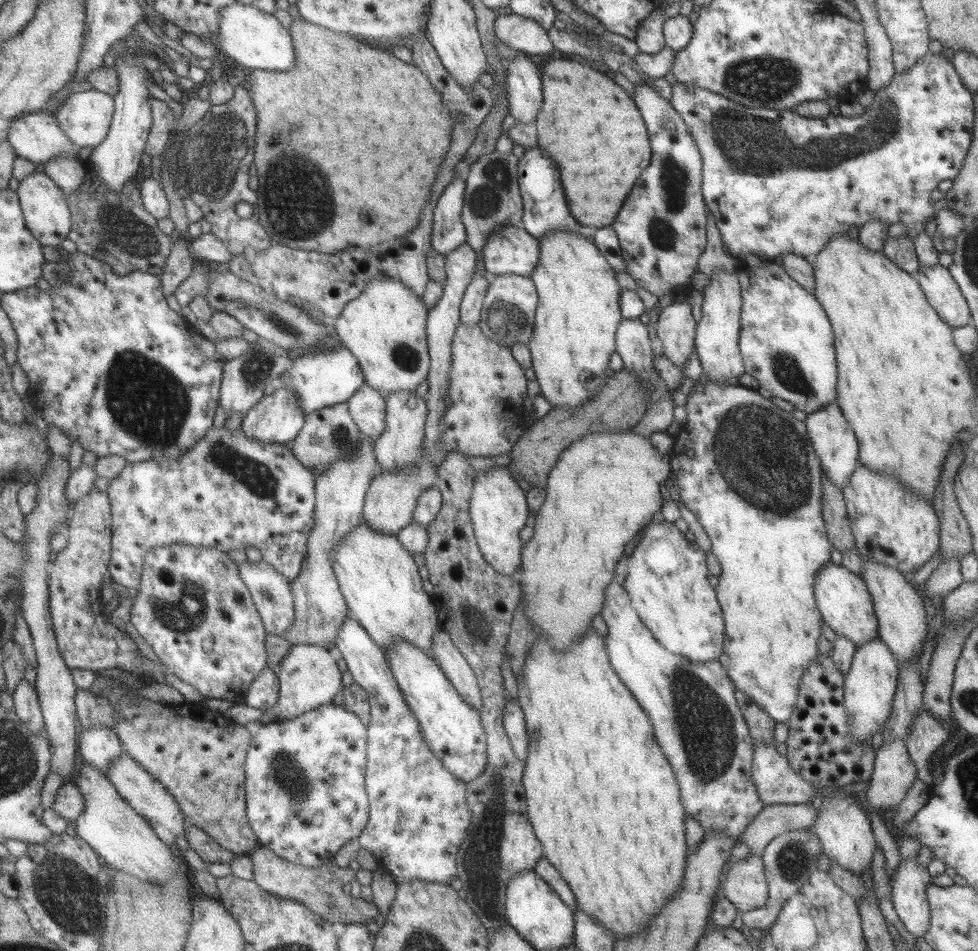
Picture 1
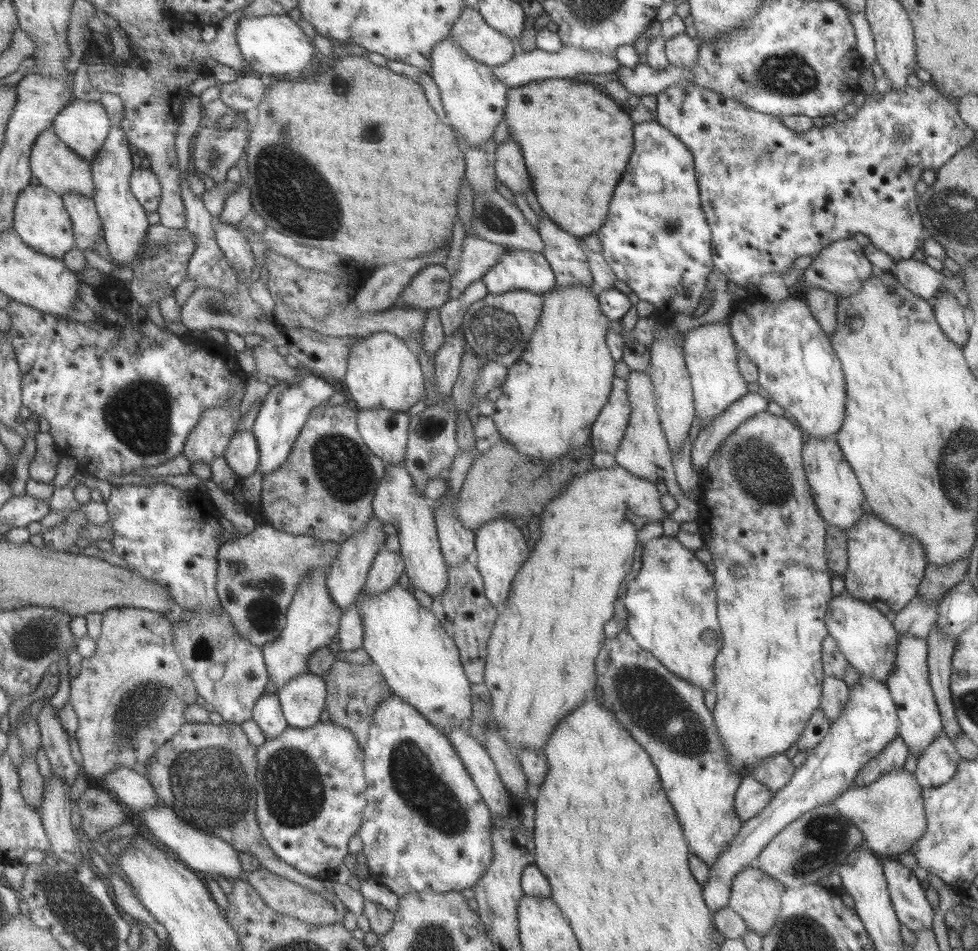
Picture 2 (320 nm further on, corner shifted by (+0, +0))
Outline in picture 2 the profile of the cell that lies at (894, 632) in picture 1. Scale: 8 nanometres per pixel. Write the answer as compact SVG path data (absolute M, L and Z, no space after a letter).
M899 634L894 669L885 682L897 708L899 718L897 734L901 737L908 753L917 757L942 733L941 715L929 684L927 653L925 639Z

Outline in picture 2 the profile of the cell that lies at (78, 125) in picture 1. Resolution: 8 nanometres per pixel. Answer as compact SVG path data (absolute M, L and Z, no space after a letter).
M75 99L55 117L53 130L79 156L89 162L109 135L110 117L99 102Z

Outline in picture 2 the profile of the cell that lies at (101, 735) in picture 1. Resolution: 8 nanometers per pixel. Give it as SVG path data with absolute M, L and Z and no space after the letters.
M116 766L104 778L104 787L117 801L120 801L131 814L152 808L159 803L146 775L124 766Z

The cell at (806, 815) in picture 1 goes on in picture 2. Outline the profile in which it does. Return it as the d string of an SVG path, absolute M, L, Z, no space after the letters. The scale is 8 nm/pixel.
M896 768L867 785L852 786L835 797L832 805L840 816L859 828L864 845L875 855L880 858L896 857L909 851L925 832L926 818L921 791L922 787L911 773Z

